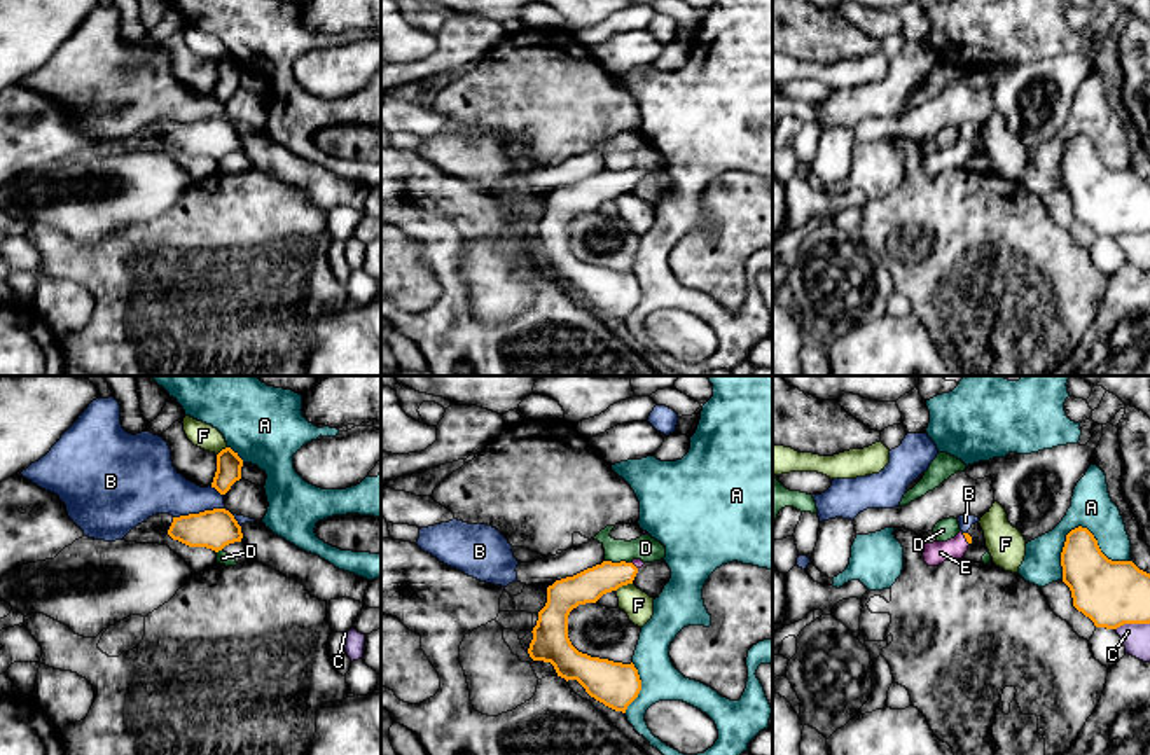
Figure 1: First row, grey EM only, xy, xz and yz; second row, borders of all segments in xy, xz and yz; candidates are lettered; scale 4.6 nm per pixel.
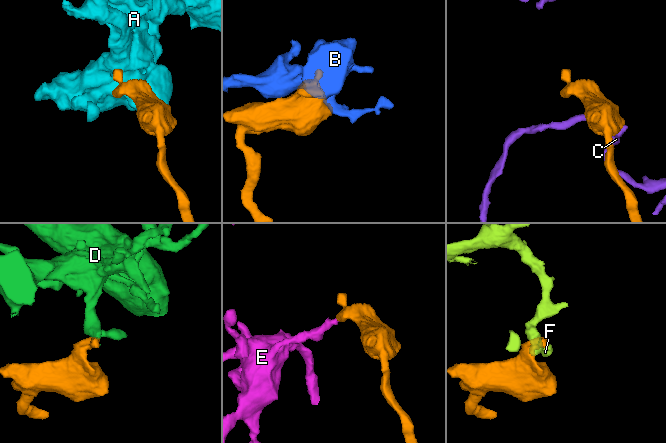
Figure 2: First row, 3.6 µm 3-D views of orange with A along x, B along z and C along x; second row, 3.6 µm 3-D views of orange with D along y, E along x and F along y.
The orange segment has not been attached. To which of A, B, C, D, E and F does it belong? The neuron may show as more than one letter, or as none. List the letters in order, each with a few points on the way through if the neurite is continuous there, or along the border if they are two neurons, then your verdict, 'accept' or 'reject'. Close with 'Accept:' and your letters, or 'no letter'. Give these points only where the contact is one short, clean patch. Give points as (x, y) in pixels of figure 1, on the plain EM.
A: reject
B: along xy (226, 117), (205, 117), (173, 126) | reject
C: reject
D: reject
E: across yz (969, 147), (965, 145), (953, 158), (937, 161) | accept
F: along xz (631, 191), (616, 200) | reject
Accept: E

